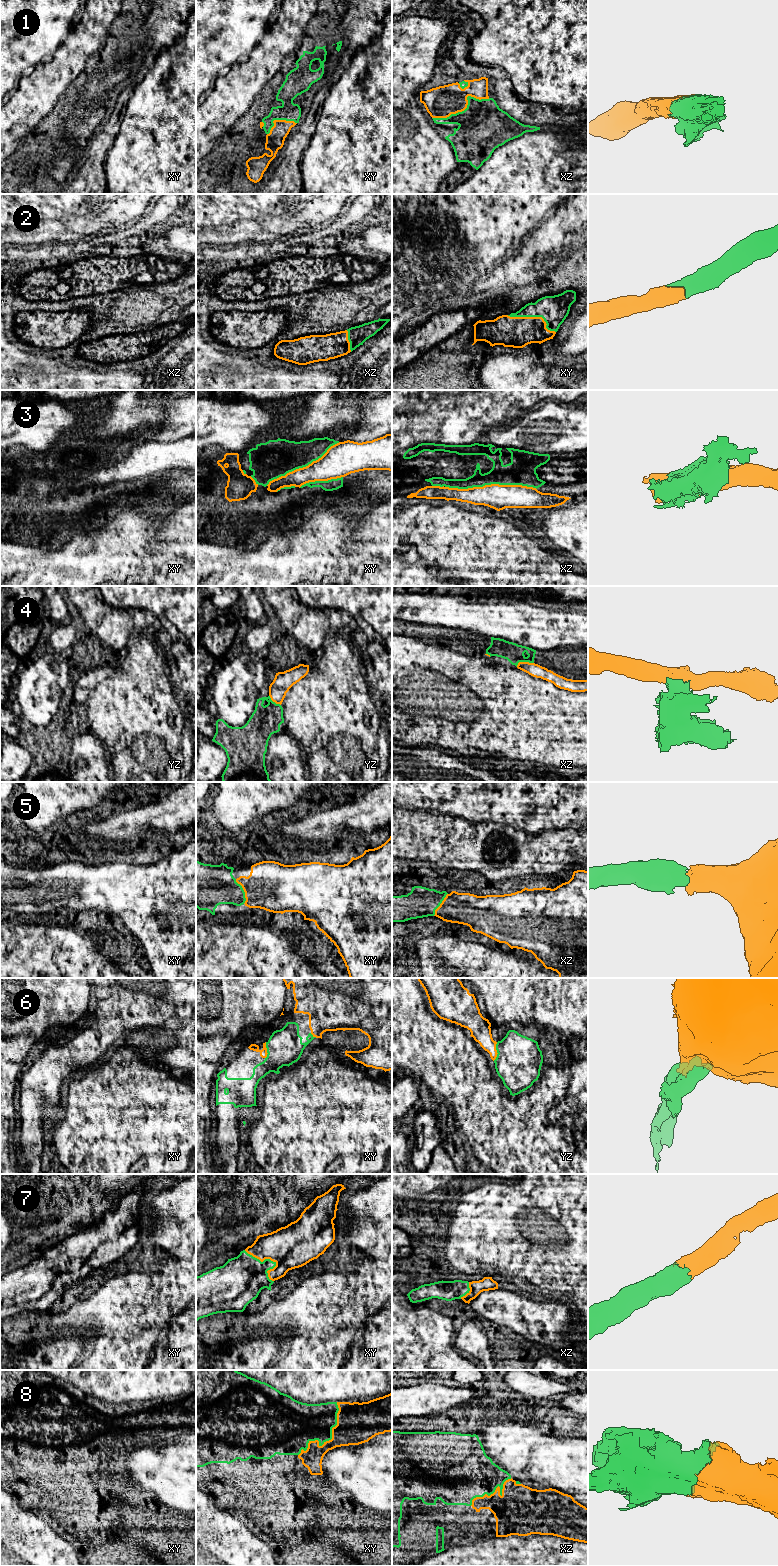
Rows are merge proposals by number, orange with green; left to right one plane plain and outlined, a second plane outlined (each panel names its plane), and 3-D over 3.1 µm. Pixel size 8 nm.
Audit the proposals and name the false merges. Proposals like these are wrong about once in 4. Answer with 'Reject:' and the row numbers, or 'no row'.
Reject: 3, 4

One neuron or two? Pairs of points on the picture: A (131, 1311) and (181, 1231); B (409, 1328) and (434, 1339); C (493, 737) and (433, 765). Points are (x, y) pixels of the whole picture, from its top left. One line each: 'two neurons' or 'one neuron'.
A: one neuron
B: one neuron
C: two neurons

